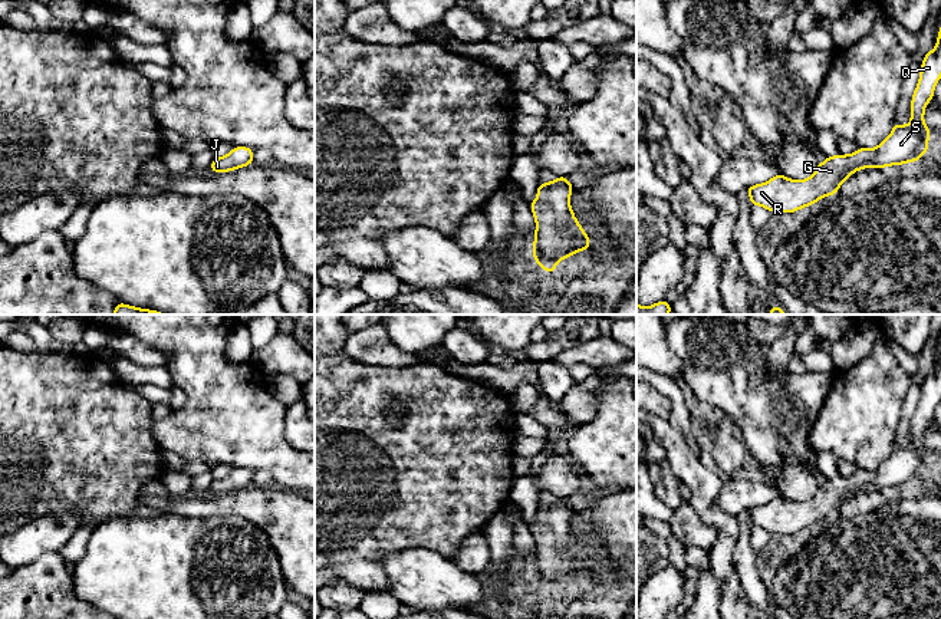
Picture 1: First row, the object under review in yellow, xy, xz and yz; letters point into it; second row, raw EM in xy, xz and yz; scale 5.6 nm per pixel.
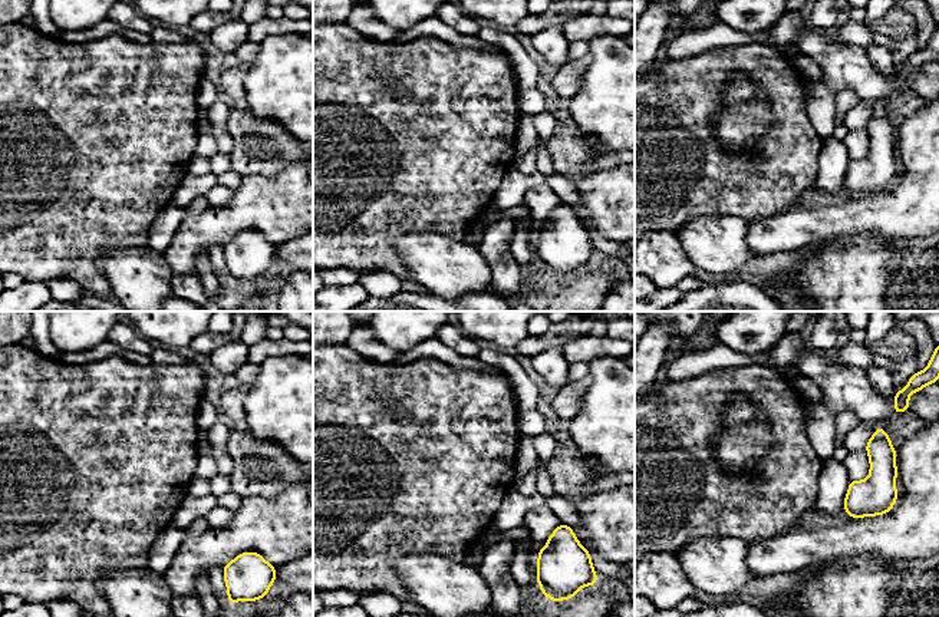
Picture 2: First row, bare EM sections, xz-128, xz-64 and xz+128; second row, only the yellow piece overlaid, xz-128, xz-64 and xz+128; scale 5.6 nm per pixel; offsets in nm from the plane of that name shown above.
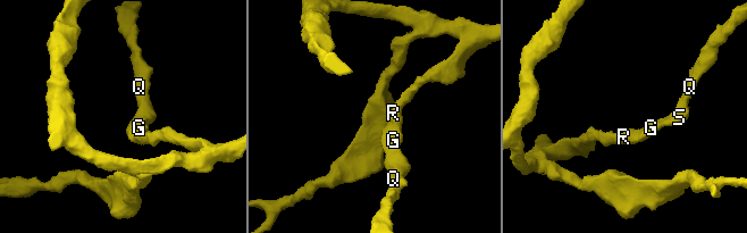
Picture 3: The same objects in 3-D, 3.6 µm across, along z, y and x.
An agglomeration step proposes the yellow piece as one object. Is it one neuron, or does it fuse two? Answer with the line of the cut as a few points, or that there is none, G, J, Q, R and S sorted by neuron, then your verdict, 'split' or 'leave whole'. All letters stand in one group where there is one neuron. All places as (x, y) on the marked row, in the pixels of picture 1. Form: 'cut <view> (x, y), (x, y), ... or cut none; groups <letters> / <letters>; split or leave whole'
cut none; groups G J Q R S; leave whole

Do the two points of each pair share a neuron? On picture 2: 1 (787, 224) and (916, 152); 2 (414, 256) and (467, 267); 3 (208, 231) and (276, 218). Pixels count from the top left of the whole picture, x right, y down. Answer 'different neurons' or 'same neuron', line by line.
1: same neuron
2: same neuron
3: same neuron

